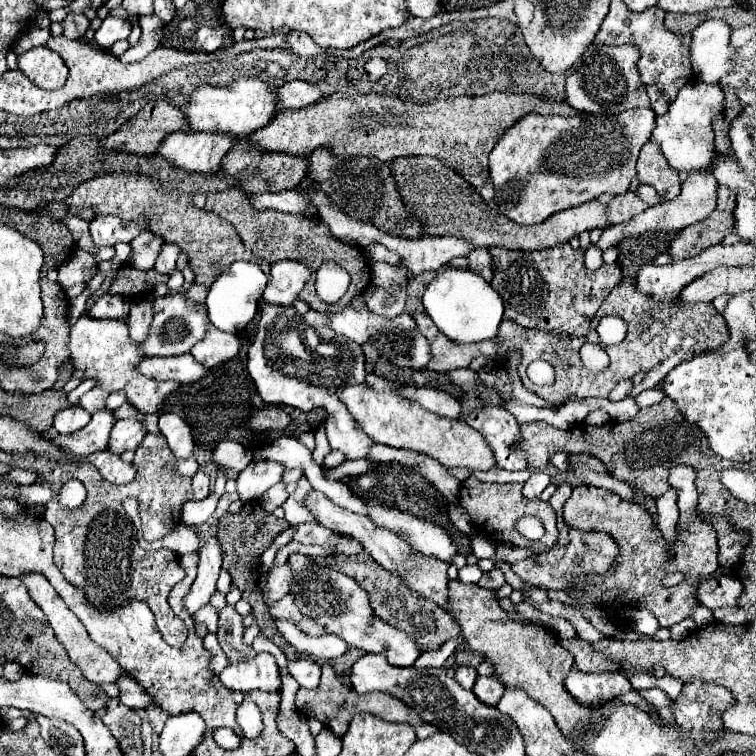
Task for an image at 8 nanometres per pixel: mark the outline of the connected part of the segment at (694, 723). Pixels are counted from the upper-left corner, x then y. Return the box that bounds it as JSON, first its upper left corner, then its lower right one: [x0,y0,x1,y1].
[672,679,734,739]

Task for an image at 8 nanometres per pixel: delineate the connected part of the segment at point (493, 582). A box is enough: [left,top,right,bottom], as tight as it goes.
[478,569,506,591]

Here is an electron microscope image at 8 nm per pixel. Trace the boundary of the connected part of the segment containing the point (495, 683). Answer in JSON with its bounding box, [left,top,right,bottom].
[472,677,504,705]

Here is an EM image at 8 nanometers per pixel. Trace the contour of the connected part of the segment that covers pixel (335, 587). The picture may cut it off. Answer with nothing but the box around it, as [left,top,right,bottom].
[288,553,422,667]

